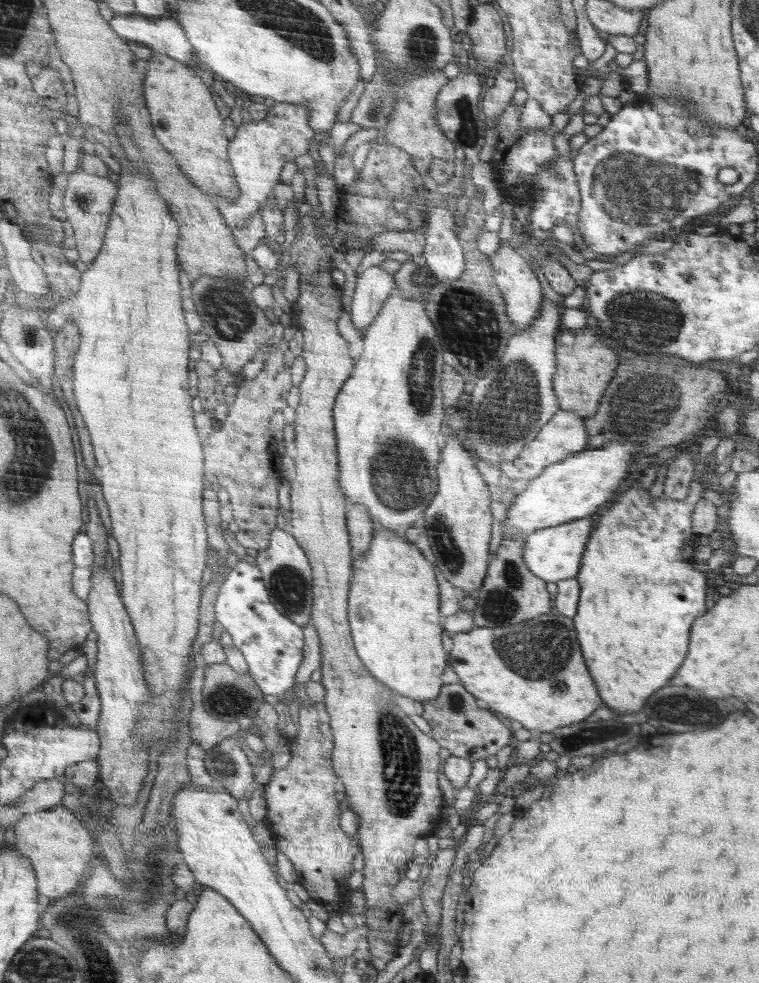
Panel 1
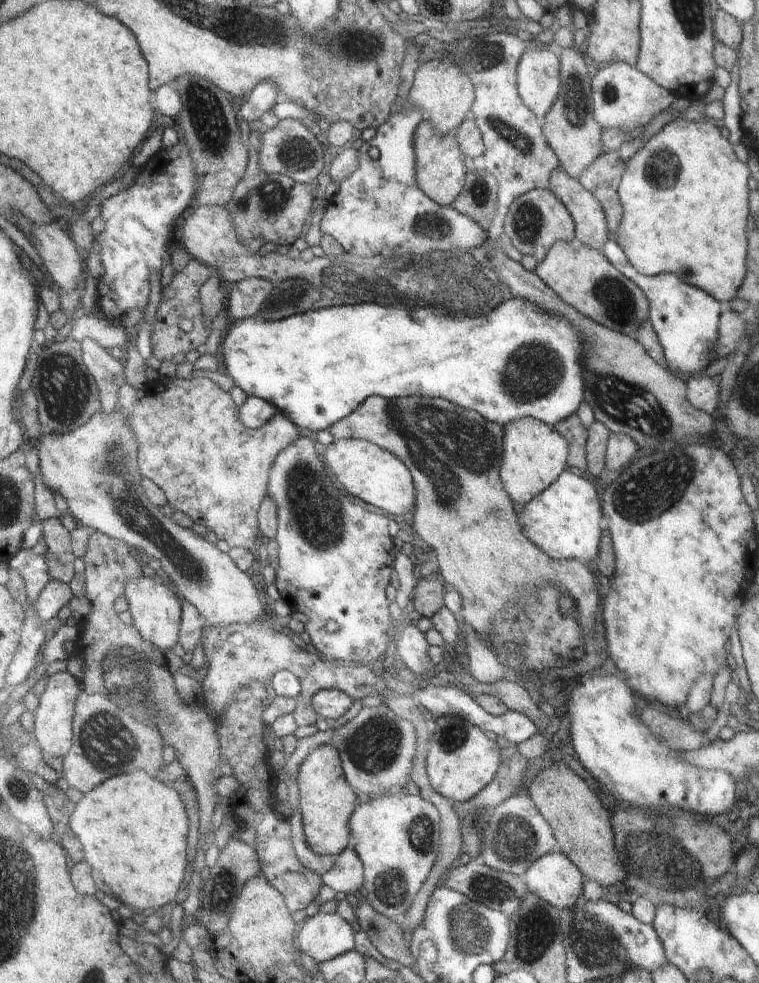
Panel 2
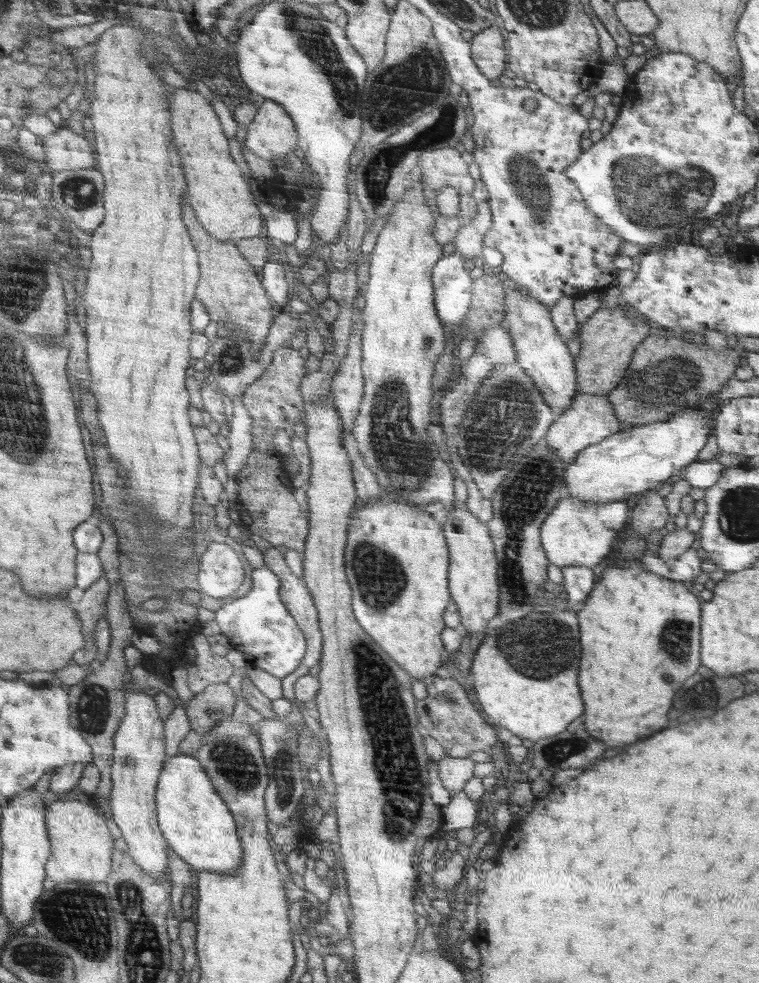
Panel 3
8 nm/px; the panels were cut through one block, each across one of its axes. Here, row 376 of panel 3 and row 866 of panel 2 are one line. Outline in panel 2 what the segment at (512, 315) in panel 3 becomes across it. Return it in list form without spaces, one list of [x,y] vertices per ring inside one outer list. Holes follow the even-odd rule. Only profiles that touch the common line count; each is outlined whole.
[[[561,851],[545,854],[538,861],[534,861],[522,877],[528,892],[539,895],[559,910],[572,908],[583,894],[582,871]]]

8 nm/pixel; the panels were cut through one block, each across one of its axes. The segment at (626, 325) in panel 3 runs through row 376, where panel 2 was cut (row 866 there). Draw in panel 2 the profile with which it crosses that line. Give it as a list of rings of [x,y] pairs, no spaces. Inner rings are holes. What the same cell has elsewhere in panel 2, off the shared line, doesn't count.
[[[564,761],[542,769],[526,793],[532,800],[536,800],[536,806],[540,806],[543,817],[554,828],[562,847],[561,852],[576,863],[584,877],[597,880],[602,886],[626,880],[627,872],[623,869],[617,852],[614,852],[615,833],[613,826],[610,826],[608,810]]]

